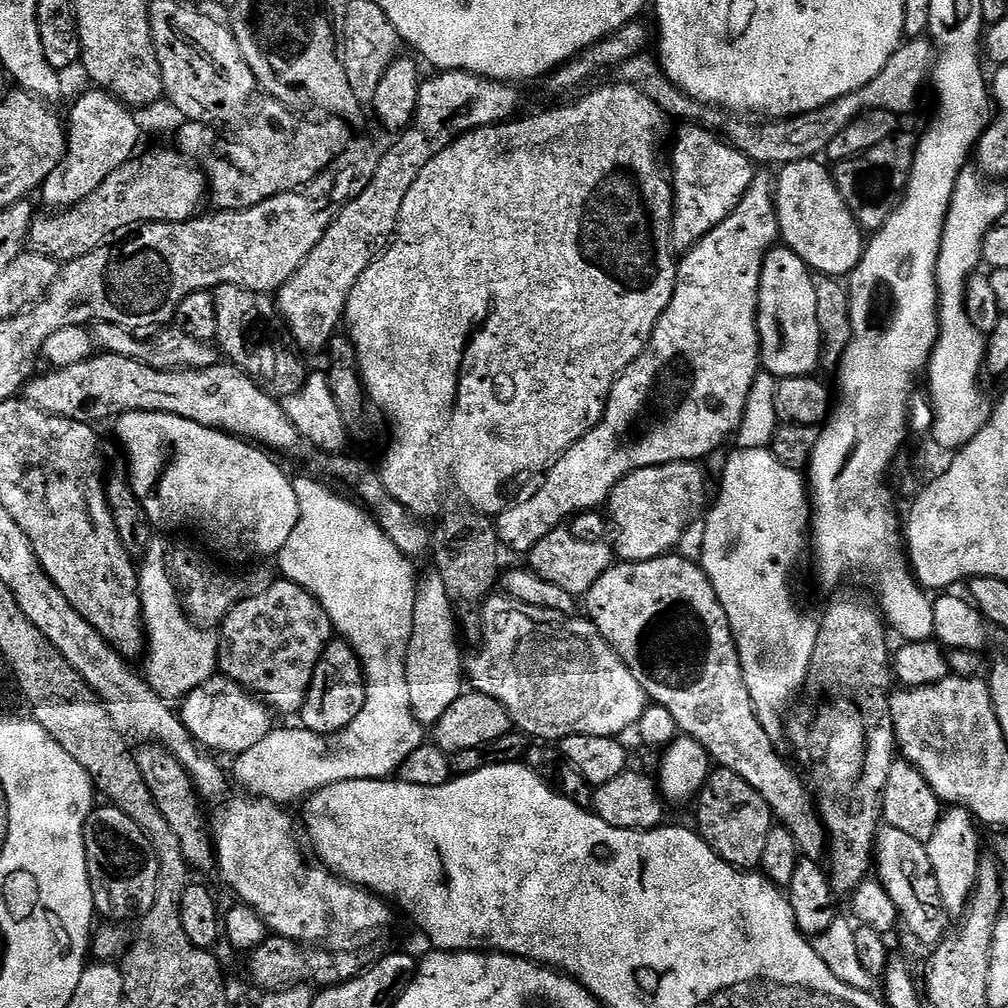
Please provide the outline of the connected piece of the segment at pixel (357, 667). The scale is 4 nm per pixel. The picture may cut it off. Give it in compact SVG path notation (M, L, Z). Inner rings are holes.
M333 639L326 646L314 678L308 687L308 693L298 713L299 723L312 732L335 734L341 732L358 714L364 705L366 695L366 673L356 657L356 651L343 639Z

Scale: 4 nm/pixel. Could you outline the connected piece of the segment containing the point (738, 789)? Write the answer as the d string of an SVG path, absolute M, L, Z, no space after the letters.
M717 767L709 771L708 779L704 781L695 804L695 827L710 846L710 850L714 850L718 858L735 868L759 869L766 837L774 826L774 817L770 806L766 806L766 798L762 798L762 794L758 794L758 790L754 790L754 786L746 782L746 778L738 778L734 770Z

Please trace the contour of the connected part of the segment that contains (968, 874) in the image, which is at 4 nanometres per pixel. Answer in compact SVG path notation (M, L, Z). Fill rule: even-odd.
M952 806L941 815L940 821L934 826L934 834L930 834L926 841L930 866L934 870L934 878L938 878L940 904L949 917L963 917L976 886L976 875L982 859L976 828L978 824L971 812Z

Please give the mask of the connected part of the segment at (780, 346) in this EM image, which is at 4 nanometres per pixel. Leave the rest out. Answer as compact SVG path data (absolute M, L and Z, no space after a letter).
M783 246L773 248L764 260L756 329L760 335L763 371L775 378L811 376L817 371L816 367L821 367L821 335L812 275L812 269L804 265L802 258Z

